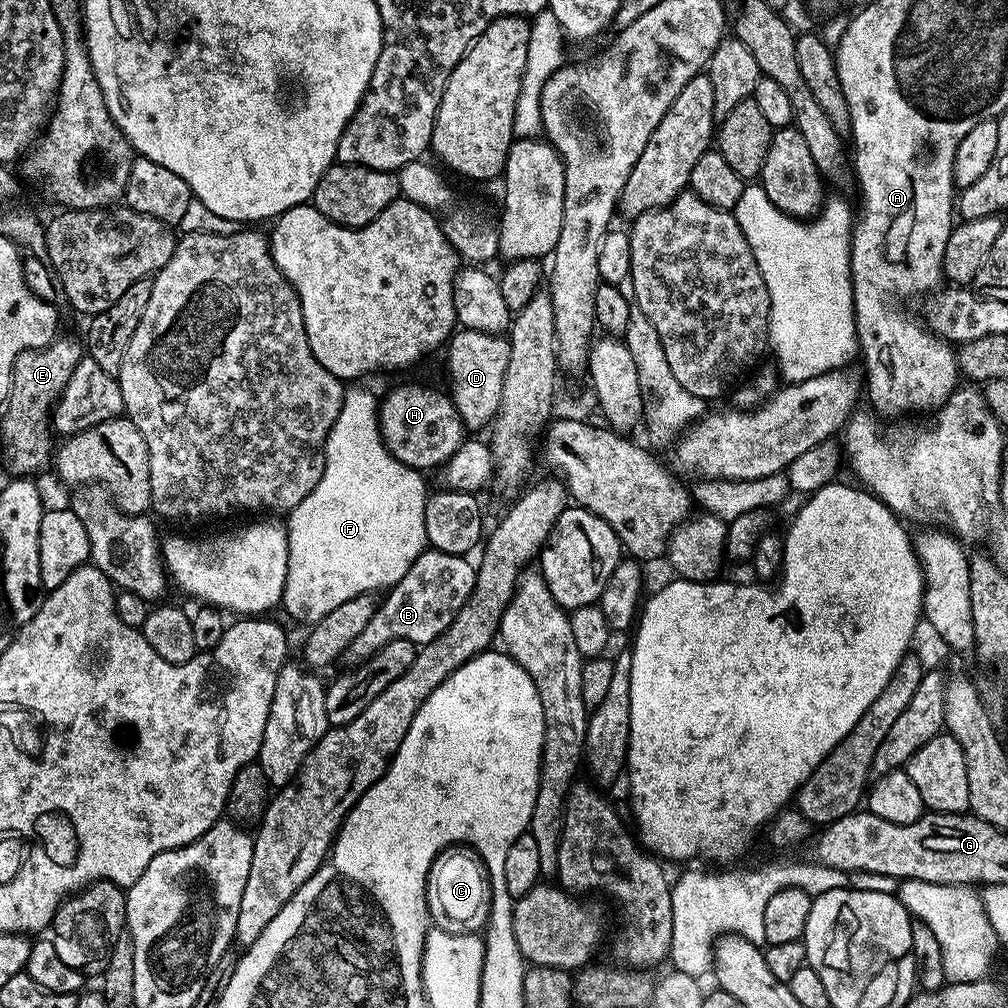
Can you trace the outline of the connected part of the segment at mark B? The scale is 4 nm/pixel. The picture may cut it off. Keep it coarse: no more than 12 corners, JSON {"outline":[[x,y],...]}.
{"outline":[[422,553],[387,589],[349,665],[445,632],[470,598],[467,555]]}

